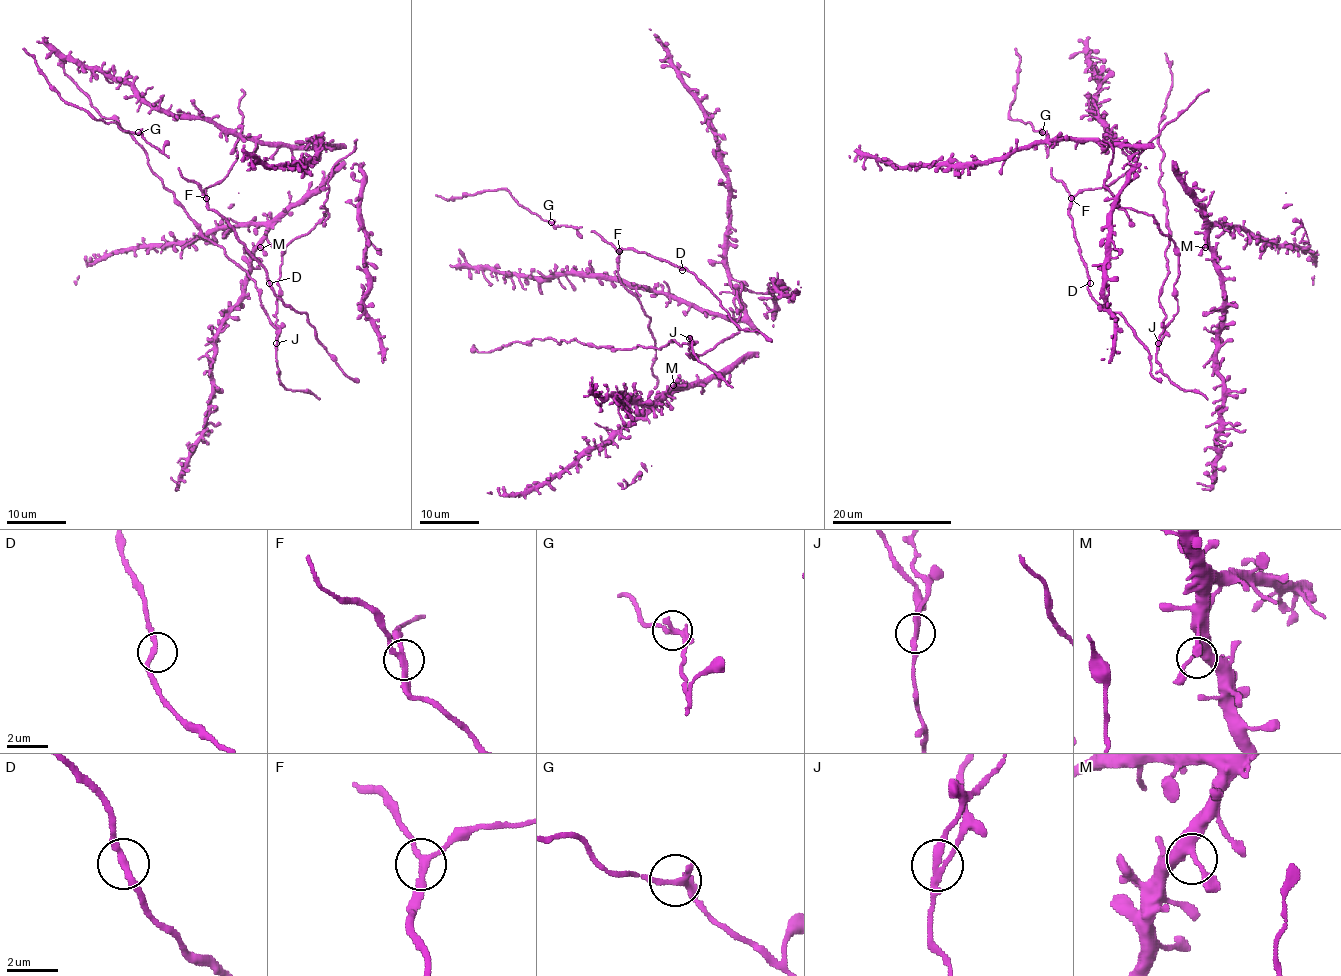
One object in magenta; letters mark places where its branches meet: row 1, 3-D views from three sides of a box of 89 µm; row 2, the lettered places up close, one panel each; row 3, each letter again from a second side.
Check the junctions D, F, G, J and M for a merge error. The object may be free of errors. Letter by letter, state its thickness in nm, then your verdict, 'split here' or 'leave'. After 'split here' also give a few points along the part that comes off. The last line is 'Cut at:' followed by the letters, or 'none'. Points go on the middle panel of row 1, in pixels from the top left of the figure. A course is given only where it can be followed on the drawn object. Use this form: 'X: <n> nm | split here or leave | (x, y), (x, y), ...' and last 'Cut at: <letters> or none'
D: 240 nm | leave
F: 240 nm | leave
G: 240 nm | leave
J: 200 nm | split here | (690, 337), (688, 354), (696, 358), (739, 331), (734, 297), (740, 284), (766, 293), (769, 282)
M: 340 nm | leave
Cut at: J

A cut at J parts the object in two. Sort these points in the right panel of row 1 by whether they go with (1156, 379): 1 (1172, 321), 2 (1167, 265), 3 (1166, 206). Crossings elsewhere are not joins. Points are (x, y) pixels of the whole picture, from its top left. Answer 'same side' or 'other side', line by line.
1: other side
2: same side
3: same side

